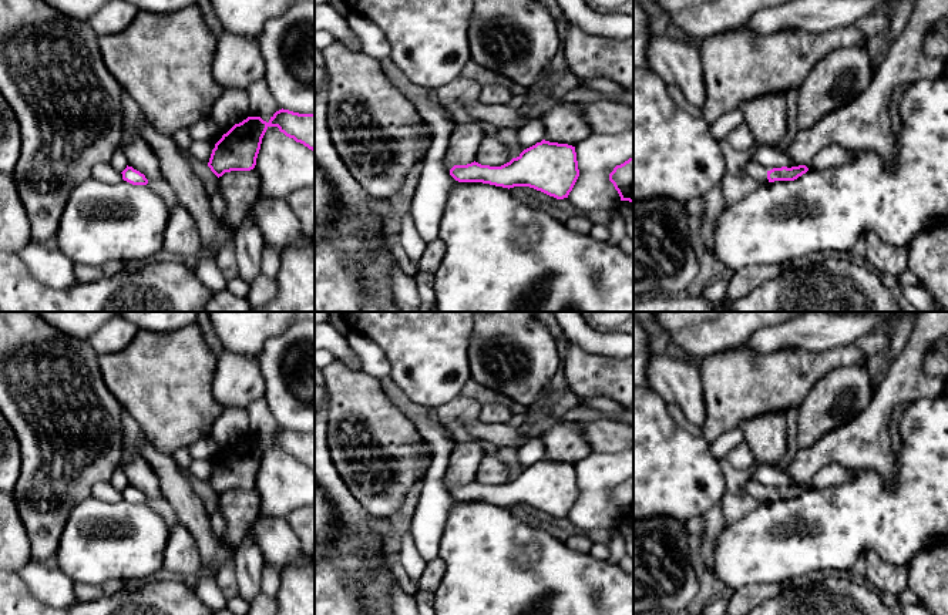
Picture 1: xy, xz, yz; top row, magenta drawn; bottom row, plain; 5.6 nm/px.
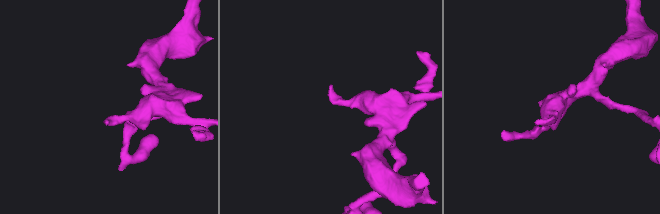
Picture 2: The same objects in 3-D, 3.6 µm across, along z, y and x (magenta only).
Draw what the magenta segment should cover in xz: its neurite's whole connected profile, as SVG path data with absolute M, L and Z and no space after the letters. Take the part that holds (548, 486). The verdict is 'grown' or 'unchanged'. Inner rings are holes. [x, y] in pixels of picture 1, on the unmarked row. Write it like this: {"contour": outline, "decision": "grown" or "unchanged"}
{"contour": "M542 458L501 485L481 484L474 480L467 484L454 484L450 488L450 494L458 501L483 501L508 508L530 505L557 518L564 518L572 510L579 495L579 488L575 466Z", "decision": "unchanged"}

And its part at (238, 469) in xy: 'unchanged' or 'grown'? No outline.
unchanged

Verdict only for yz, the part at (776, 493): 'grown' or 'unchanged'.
unchanged

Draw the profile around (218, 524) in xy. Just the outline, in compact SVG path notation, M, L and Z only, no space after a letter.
M219 504L216 505L216 508L215 508L214 514L211 515L209 521L211 521L211 527L212 527L212 531L215 532L215 535L222 538L225 535L226 522L225 522L225 518L222 517Z

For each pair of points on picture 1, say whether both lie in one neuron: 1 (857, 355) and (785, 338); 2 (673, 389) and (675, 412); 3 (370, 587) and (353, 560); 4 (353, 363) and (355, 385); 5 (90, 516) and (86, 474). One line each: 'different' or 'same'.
1: different
2: different
3: same
4: different
5: different

